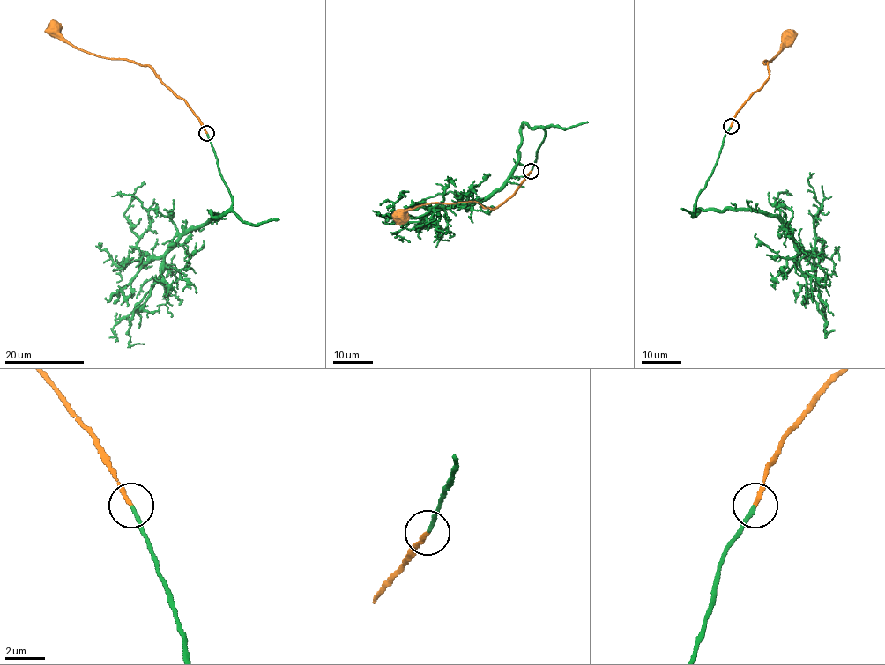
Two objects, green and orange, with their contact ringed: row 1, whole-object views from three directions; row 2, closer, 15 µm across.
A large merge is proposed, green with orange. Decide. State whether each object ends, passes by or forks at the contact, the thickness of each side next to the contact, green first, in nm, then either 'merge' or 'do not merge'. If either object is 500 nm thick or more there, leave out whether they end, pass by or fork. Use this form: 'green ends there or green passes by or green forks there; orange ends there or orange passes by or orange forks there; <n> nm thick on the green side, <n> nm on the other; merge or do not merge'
green ends there; orange ends there; 200 nm thick on the green side, 200 nm on the other; merge

